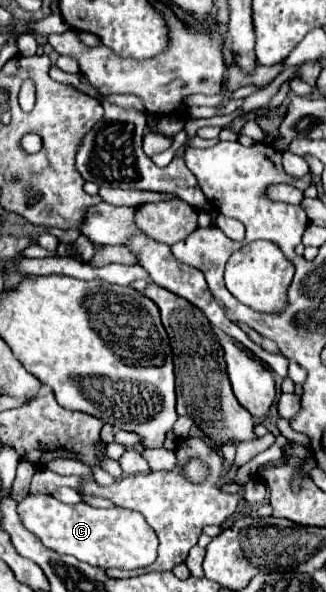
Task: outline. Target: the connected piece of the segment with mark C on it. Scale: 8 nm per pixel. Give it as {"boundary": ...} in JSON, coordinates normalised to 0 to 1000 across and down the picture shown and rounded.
{"boundary":[[[89,833],[71,846],[58,846],[52,860],[71,887],[101,904],[113,904],[132,914],[132,921],[175,934],[224,938],[242,948],[298,954],[310,961],[433,961],[457,958],[482,941],[475,897],[420,863],[371,856],[291,860],[261,850],[199,853],[175,846],[163,836],[132,833]]]}

